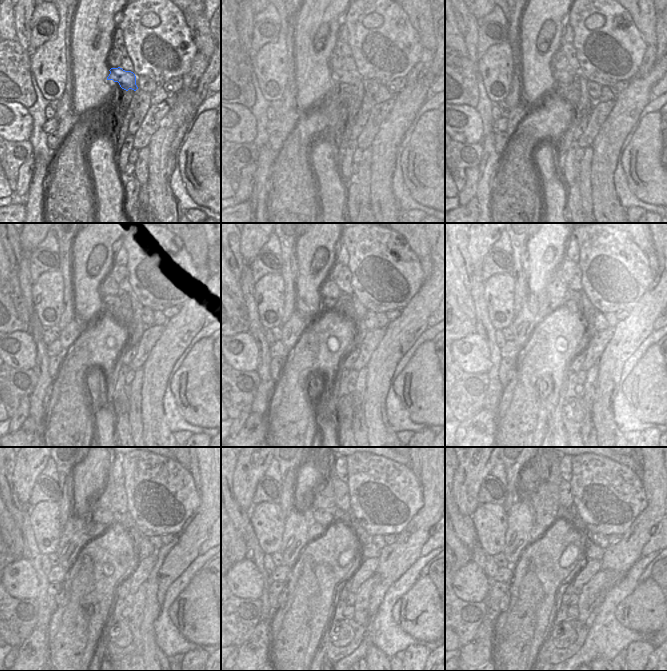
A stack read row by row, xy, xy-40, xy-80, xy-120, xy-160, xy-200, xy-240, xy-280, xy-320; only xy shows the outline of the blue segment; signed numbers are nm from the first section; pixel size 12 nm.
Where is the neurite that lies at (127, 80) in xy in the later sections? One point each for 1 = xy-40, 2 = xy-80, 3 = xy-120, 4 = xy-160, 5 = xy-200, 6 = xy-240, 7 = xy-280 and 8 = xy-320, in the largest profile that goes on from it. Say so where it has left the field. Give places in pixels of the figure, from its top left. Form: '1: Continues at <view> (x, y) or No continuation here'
1: Continues at xy-40 (343, 76)
2: Continues at xy-80 (561, 76)
3: Continues at xy-120 (110, 300)
4: Continues at xy-160 (329, 302)
5: Continues at xy-200 (553, 303)
6: Continues at xy-240 (93, 529)
7: Continues at xy-280 (315, 529)
8: Continues at xy-320 (537, 530)

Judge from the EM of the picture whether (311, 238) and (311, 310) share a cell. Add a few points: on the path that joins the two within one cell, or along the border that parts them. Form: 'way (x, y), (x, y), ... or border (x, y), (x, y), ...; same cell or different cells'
way (311, 256), (311, 292); same cell

